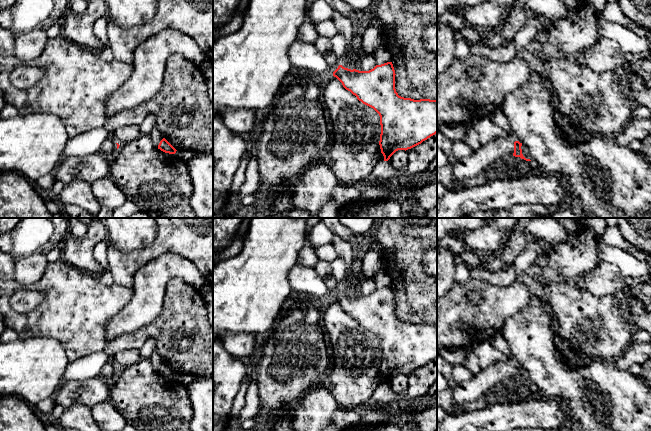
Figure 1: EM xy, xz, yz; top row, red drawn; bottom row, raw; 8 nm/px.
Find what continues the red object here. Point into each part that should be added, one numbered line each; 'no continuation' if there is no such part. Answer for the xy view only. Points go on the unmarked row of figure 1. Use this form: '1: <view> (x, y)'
1: xy (108, 372)

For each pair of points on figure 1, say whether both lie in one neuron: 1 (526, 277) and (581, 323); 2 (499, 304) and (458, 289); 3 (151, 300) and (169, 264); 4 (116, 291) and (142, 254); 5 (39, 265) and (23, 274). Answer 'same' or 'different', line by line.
1: same
2: same
3: same
4: different
5: same

